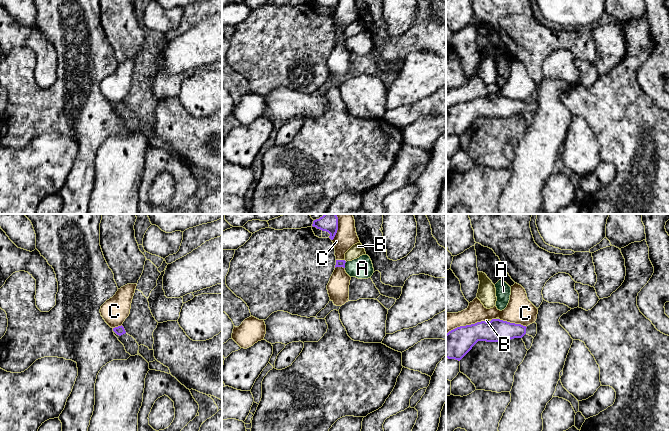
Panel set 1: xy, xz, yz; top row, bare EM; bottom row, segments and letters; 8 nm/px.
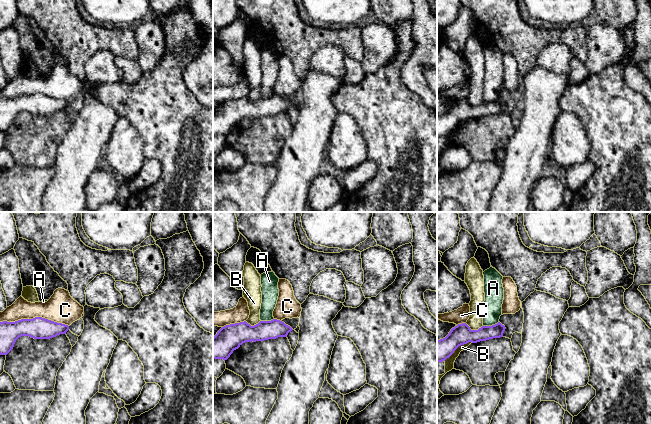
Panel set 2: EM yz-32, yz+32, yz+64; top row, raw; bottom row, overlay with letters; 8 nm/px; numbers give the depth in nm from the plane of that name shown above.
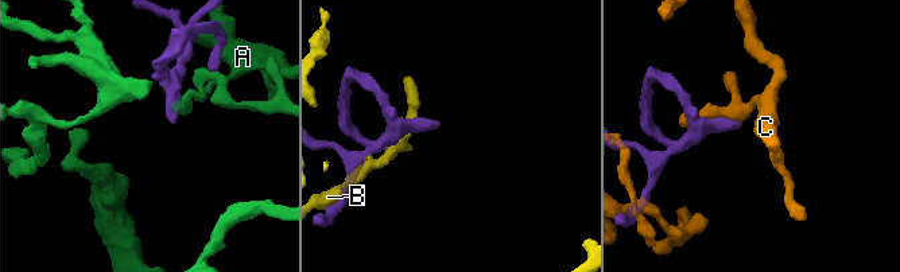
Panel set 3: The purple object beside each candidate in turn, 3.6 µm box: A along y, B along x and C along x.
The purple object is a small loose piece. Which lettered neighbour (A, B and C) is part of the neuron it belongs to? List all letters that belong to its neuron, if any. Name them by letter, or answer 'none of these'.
none of these

